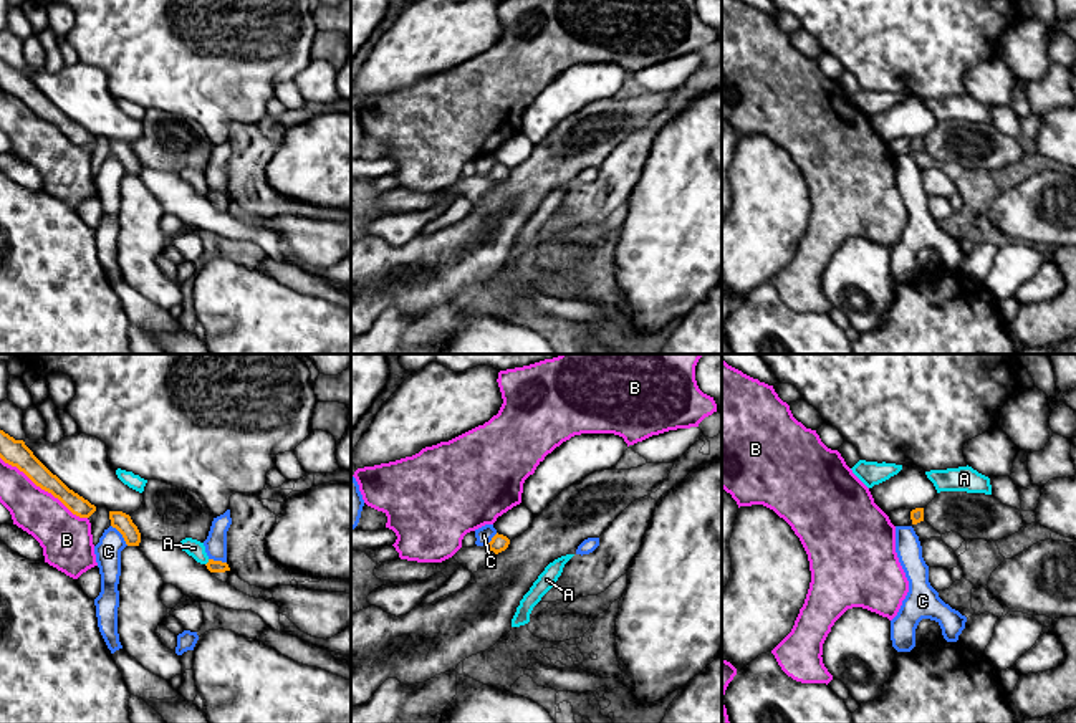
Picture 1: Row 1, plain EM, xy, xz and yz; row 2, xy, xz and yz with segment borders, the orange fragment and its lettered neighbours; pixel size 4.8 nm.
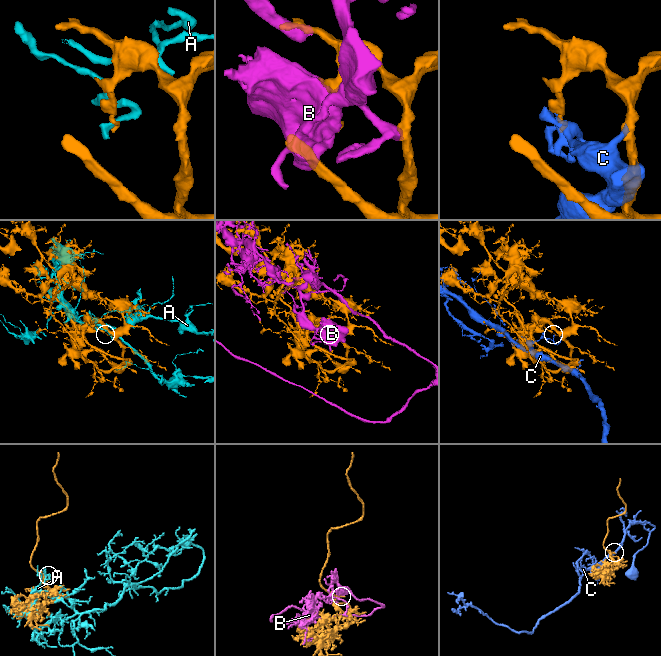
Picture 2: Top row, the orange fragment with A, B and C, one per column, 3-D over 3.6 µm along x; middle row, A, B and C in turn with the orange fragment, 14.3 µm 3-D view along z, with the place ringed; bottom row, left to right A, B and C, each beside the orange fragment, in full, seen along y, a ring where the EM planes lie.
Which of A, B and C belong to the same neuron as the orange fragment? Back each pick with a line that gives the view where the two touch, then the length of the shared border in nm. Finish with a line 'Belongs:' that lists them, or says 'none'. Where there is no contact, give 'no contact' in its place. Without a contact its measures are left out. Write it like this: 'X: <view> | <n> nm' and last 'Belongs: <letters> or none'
Belongs: none

